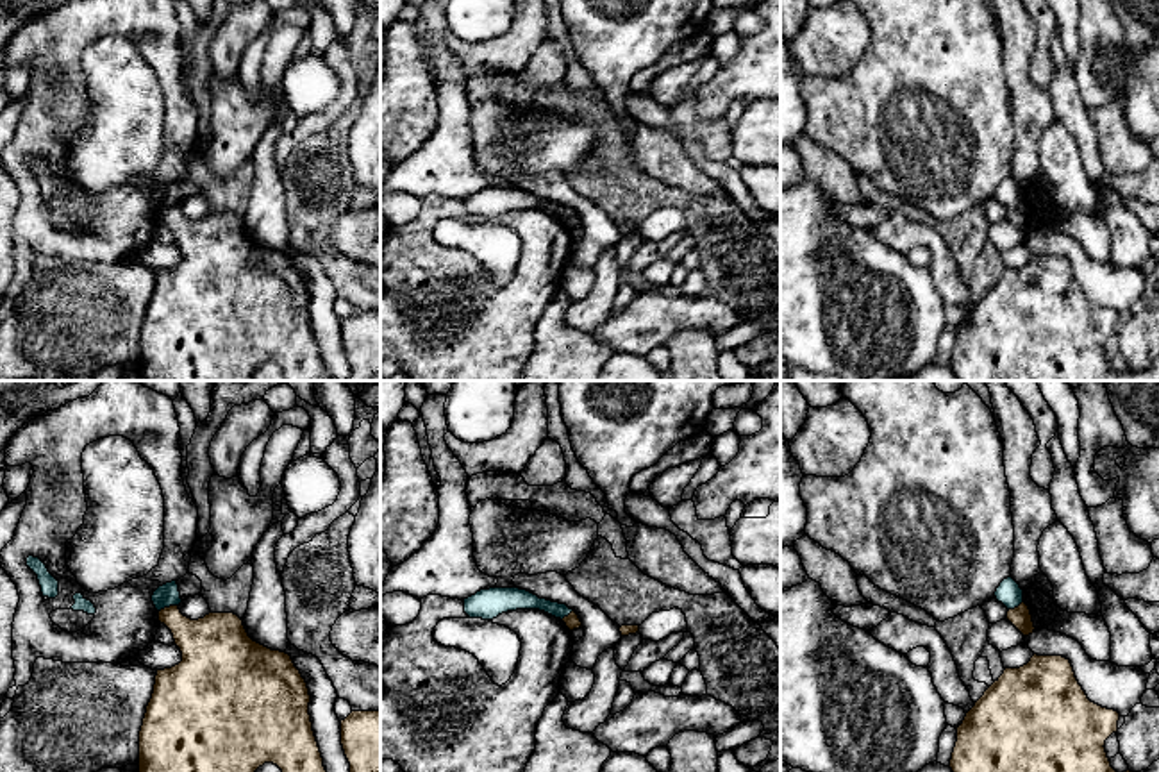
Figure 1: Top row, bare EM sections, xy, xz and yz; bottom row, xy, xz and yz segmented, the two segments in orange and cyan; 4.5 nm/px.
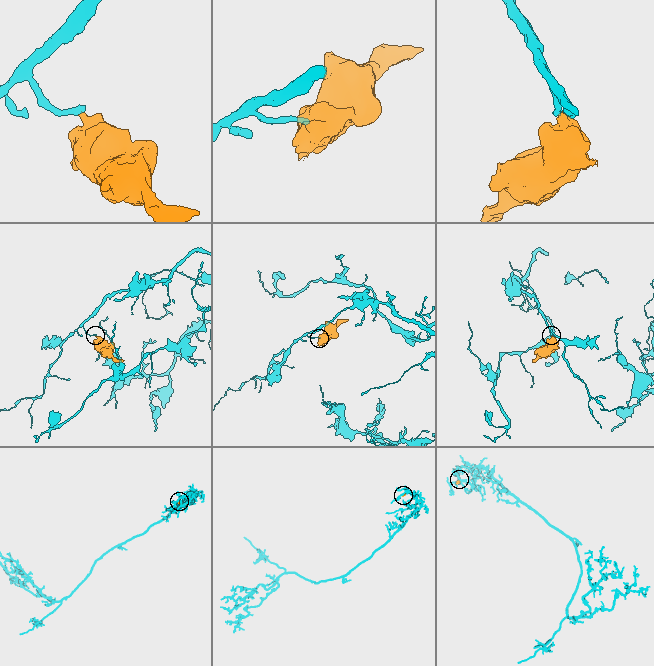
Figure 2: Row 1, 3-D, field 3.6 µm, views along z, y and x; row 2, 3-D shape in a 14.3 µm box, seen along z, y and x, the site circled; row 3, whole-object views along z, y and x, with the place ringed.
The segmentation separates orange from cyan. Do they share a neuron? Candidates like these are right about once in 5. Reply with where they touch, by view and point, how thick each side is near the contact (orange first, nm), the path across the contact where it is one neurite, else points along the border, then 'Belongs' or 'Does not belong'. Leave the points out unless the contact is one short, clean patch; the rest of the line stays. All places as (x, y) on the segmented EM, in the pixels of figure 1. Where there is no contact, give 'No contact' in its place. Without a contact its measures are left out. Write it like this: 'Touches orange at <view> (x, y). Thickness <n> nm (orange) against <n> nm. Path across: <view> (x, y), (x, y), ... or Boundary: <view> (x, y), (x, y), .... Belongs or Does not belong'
Touches orange at xy (170, 606). Thickness 260 nm (orange) against 100 nm. Boundary: xy (177, 604), (165, 606), (159, 612). Does not belong

